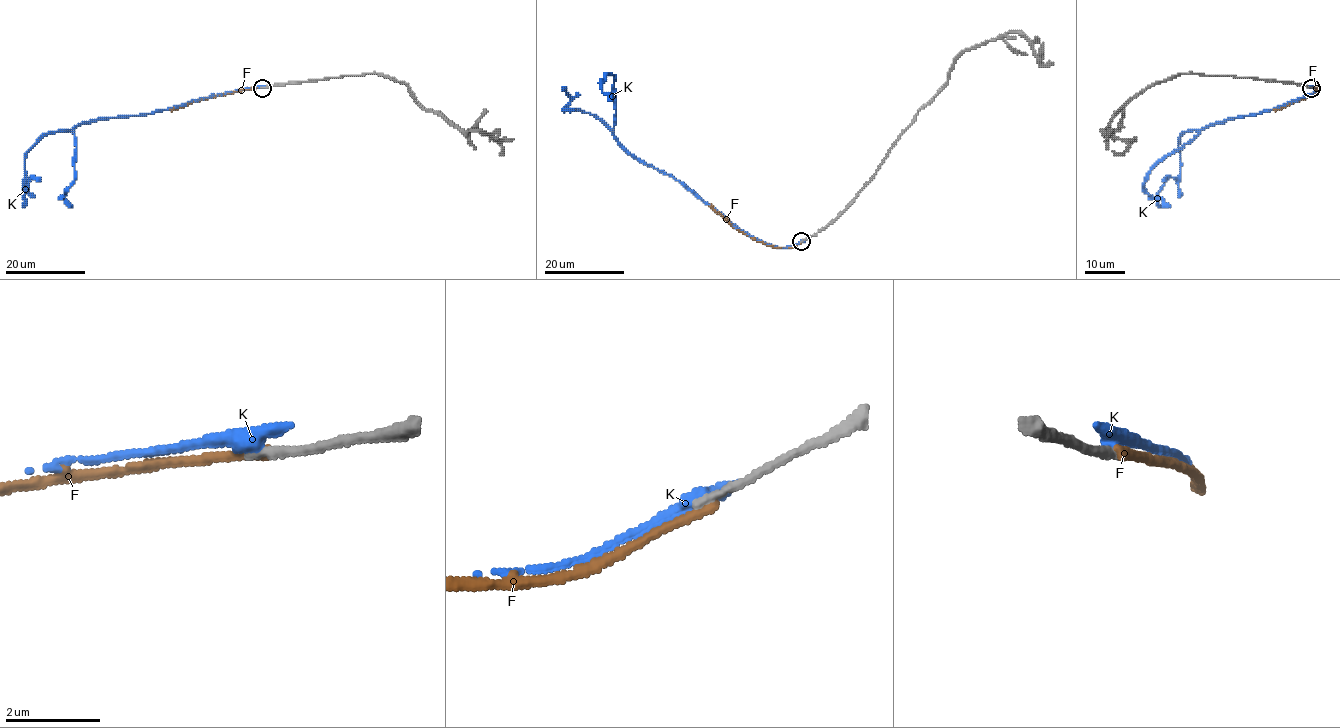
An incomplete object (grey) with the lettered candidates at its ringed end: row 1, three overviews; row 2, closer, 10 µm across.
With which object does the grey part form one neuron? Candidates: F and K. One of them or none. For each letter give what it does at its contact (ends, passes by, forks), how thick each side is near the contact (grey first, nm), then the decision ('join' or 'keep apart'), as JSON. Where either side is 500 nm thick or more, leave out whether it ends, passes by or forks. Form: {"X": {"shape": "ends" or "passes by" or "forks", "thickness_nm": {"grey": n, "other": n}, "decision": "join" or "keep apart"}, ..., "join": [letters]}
{"F": {"shape": "ends", "thickness_nm": {"grey": 180, "other": 200}, "decision": "keep apart"}, "K": {"shape": "ends", "thickness_nm": {"grey": 180, "other": 440}, "decision": "keep apart"}, "join": []}

